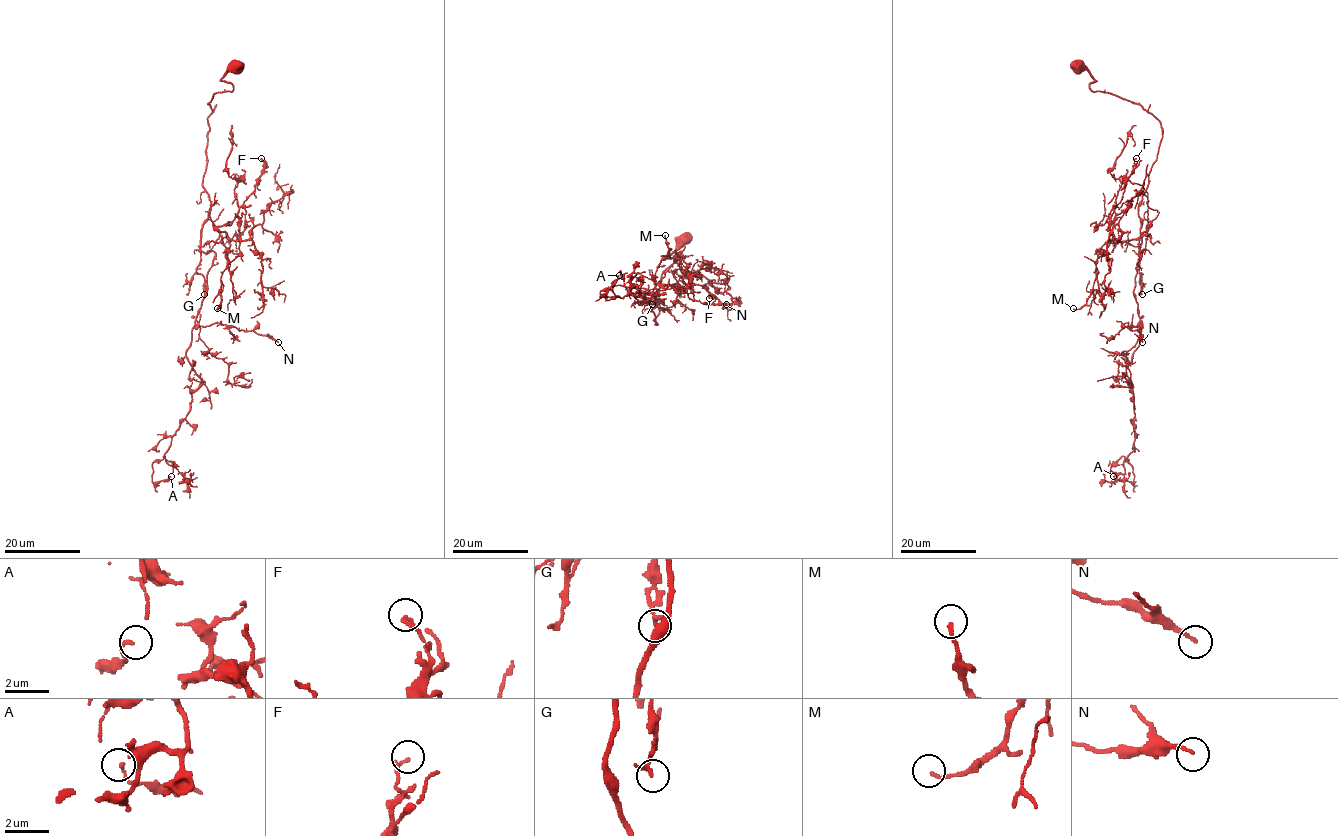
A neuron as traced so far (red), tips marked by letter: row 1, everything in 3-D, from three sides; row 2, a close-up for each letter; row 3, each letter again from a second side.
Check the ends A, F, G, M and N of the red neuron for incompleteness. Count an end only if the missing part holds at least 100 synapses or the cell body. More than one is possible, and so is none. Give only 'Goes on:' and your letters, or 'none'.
Goes on: none

